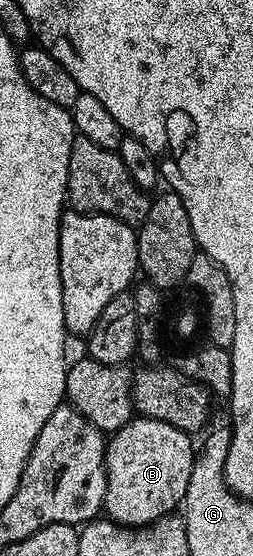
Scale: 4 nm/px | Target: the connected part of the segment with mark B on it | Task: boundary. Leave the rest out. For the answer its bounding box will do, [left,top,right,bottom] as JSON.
[104,417,195,528]

